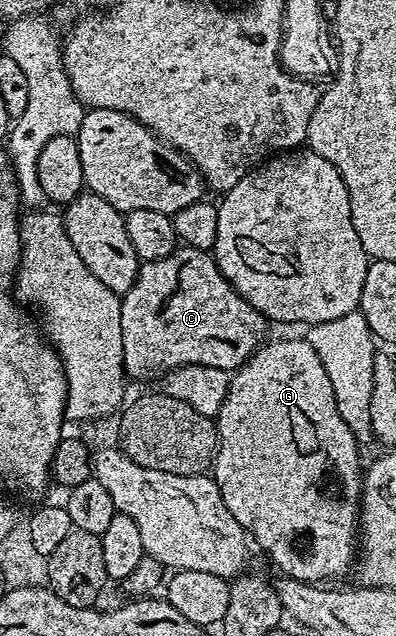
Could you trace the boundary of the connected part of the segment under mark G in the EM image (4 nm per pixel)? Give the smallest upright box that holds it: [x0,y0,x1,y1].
[213,337,364,584]

